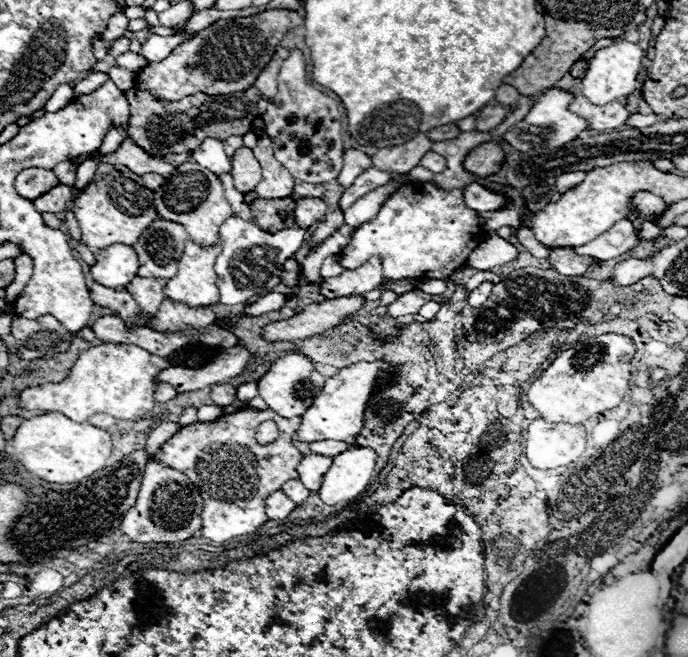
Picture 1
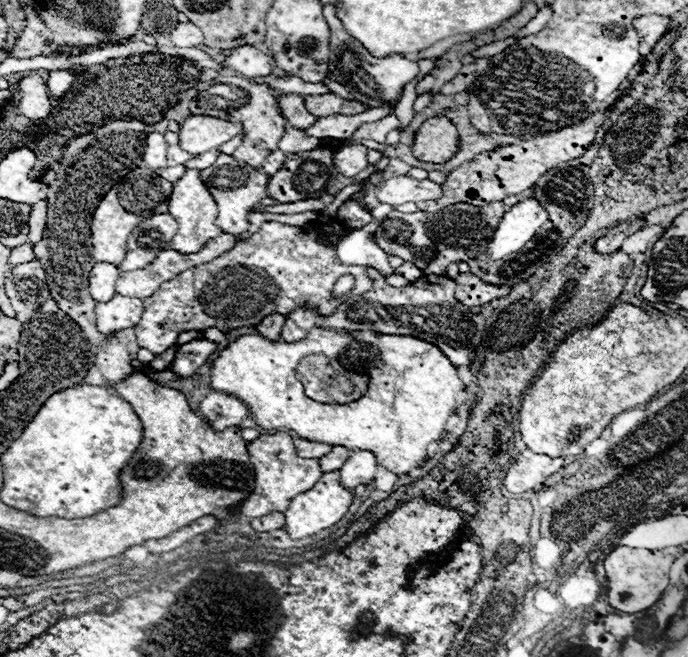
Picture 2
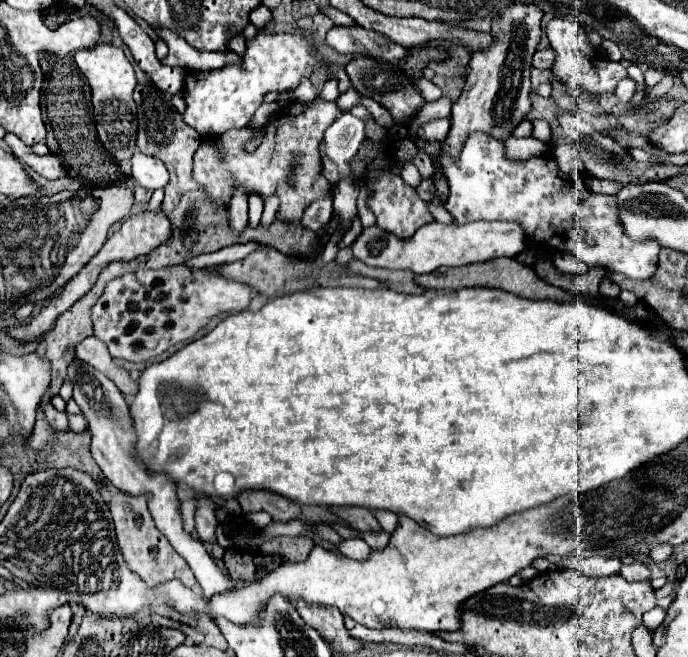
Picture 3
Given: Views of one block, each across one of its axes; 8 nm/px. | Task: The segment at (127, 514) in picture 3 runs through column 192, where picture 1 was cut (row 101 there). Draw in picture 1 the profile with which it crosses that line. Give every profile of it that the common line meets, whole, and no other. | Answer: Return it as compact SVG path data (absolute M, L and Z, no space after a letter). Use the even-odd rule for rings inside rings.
M580 92L574 94L574 102L570 104L570 110L576 112L578 116L586 118L590 122L592 130L604 130L604 132L622 128L626 124L626 120L630 118L626 104L612 102L606 106L594 106L584 96L580 96Z

